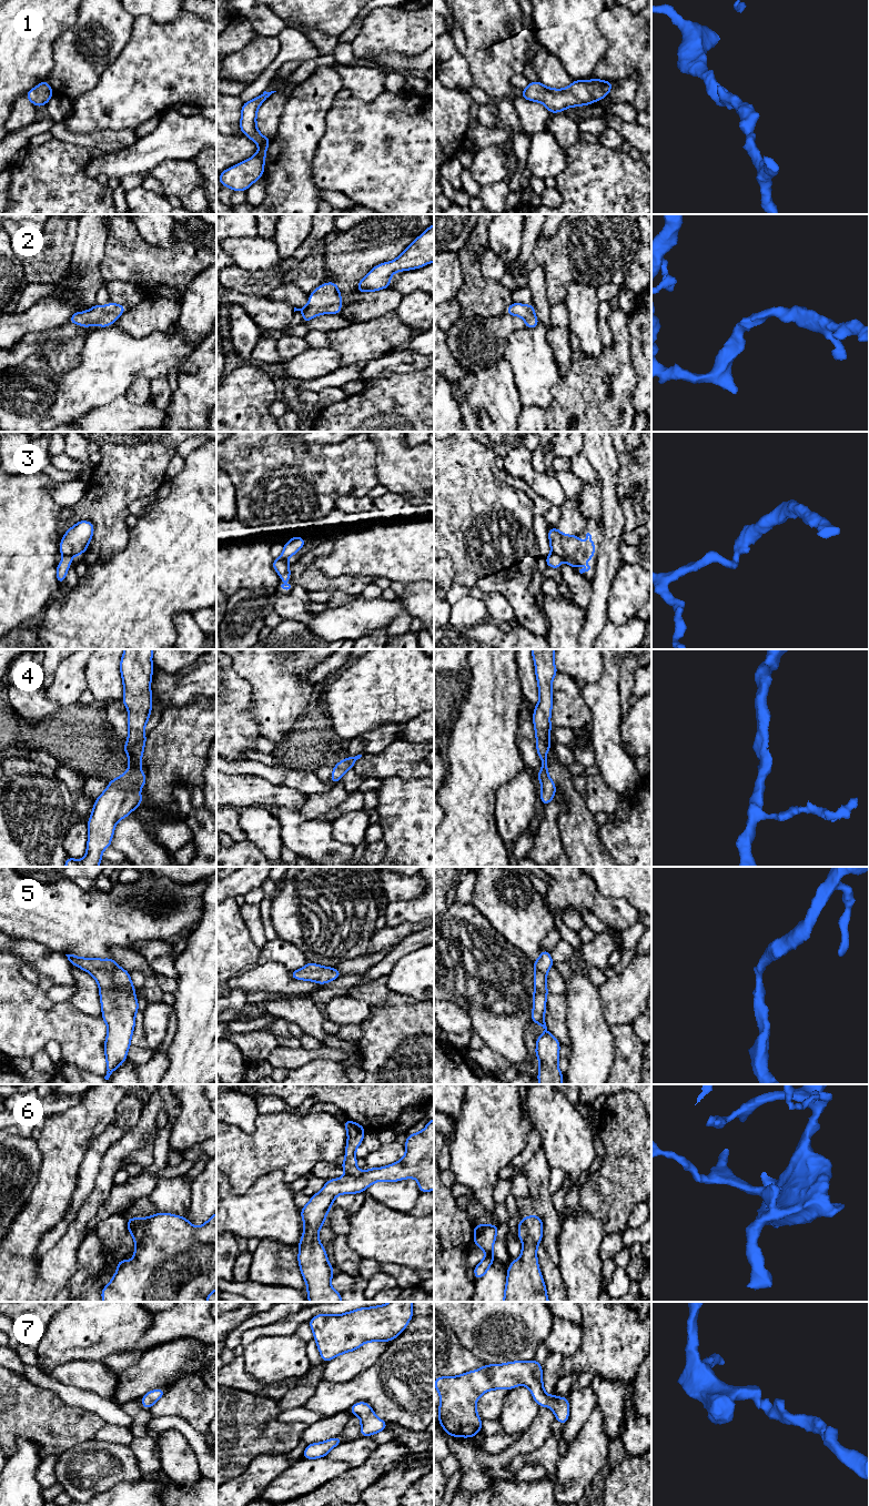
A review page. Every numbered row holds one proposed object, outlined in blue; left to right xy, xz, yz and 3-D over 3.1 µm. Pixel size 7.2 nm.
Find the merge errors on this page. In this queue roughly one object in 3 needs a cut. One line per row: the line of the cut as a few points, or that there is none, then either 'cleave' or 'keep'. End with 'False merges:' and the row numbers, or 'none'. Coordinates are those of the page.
1: cut none; keep
2: cut none; keep
3: cut yz (552, 553), (561, 558); cleave
4: cut none; keep
5: cut none; keep
6: cut yz (521, 1220), (524, 1234), (523, 1240); cleave
7: cut none; keep
False merges: 3, 6

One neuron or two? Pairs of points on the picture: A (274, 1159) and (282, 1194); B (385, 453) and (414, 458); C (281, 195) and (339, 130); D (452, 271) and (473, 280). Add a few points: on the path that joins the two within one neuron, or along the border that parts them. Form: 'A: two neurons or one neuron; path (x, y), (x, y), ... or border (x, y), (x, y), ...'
A: two neurons; border (254, 1182), (279, 1170), (282, 1180), (288, 1184)
B: one neuron; path (392, 454), (396, 458), (407, 458)
C: two neurons; border (321, 137), (311, 163), (312, 181), (317, 187)
D: two neurons; border (456, 253), (462, 270), (462, 287), (453, 299)

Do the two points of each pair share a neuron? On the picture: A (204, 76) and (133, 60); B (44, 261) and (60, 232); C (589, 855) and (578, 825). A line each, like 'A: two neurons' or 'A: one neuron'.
A: one neuron
B: one neuron
C: one neuron

